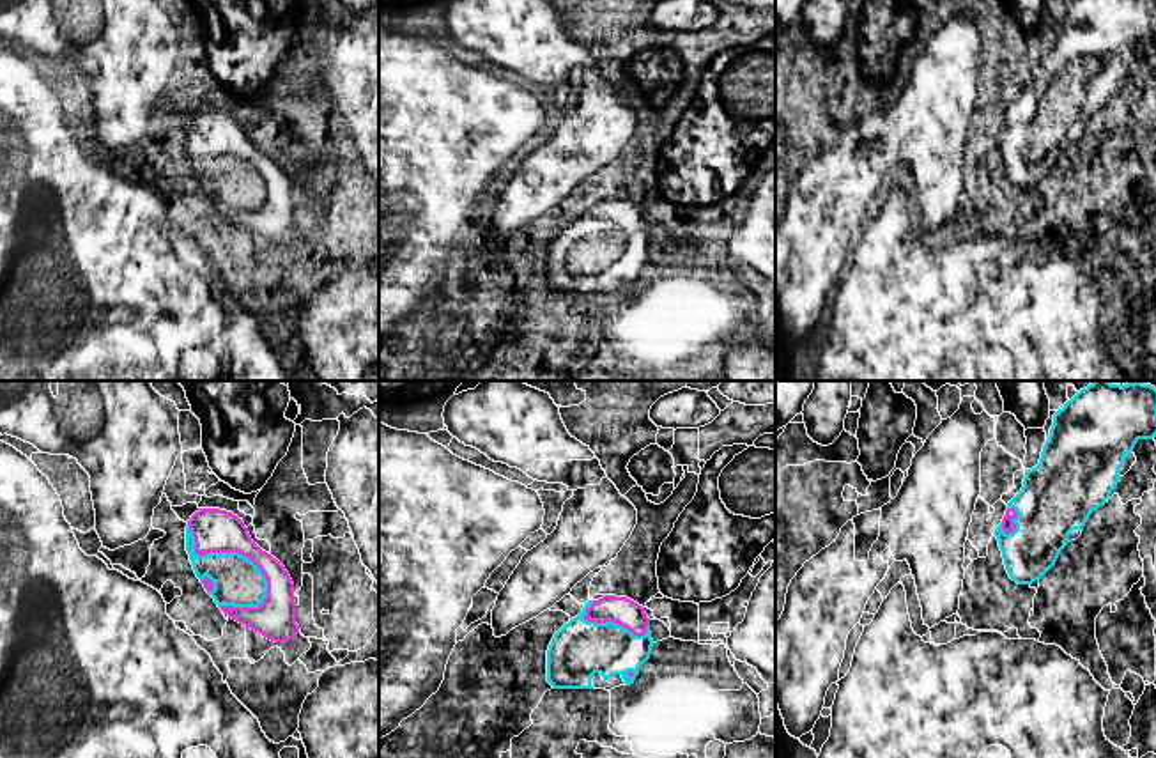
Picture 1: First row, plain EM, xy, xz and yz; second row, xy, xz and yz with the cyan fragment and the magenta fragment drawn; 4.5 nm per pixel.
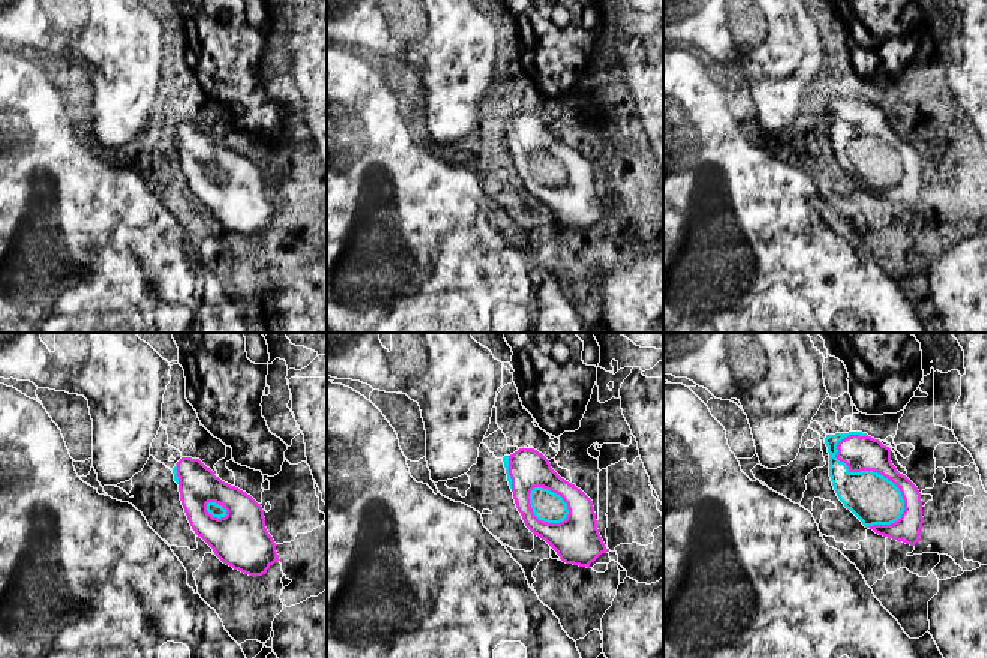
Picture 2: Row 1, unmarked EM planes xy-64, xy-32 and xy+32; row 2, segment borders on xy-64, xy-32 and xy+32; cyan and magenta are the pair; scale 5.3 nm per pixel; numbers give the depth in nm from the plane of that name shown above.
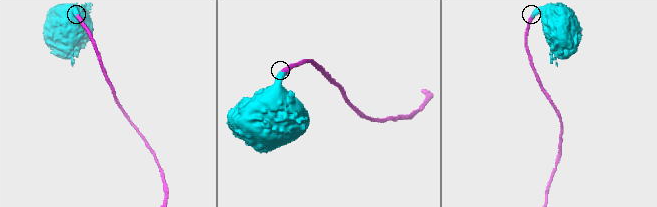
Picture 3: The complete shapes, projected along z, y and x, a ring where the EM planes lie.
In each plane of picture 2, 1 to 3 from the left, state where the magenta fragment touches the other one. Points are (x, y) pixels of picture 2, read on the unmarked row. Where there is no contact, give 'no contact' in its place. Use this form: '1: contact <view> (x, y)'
1: contact xy-64 (218, 168)
2: contact xy-32 (560, 161)
3: contact xy+32 (872, 135)

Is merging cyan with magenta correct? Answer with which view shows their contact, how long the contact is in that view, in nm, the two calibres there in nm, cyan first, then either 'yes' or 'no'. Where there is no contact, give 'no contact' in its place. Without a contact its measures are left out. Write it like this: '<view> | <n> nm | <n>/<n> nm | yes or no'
xy | 500 nm | 220/200 nm | yes

